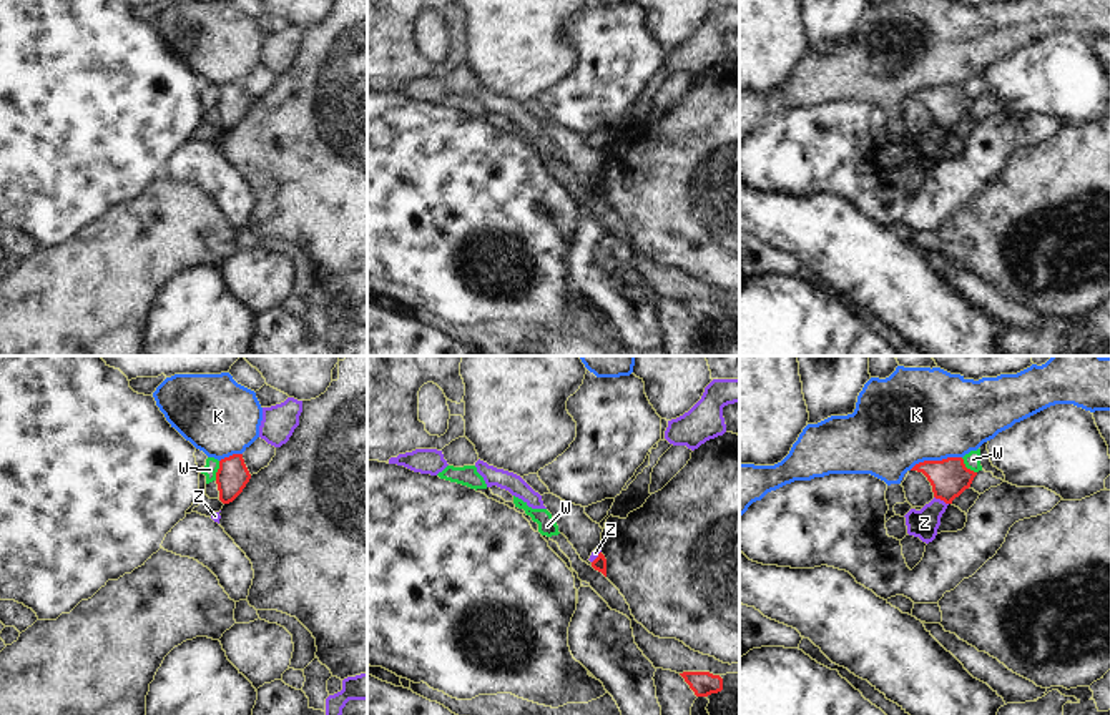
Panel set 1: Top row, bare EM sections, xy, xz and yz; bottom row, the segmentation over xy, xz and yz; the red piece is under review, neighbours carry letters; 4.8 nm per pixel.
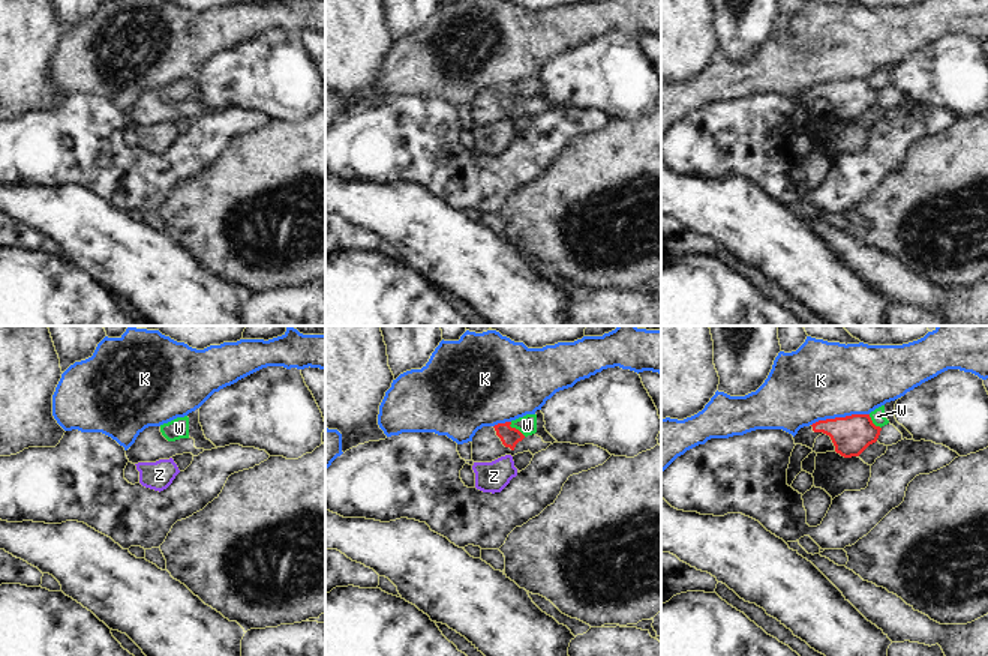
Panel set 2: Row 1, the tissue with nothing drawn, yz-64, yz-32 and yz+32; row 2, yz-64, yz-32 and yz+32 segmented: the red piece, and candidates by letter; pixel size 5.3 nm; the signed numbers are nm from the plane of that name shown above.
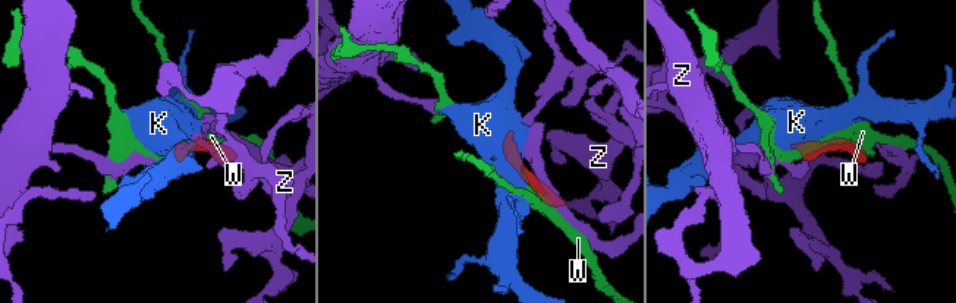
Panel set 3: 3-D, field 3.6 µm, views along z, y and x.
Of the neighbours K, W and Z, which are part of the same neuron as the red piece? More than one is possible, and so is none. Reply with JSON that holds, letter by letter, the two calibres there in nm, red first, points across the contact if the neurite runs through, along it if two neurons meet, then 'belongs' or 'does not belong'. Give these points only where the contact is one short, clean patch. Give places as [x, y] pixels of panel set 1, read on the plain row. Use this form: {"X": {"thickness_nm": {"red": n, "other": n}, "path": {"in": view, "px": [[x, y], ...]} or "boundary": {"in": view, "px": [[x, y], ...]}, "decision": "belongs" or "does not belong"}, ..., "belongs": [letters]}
{"K": {"thickness_nm": {"red": 190, "other": 440}, "boundary": {"in": "yz", "px": [[961, 83], [924, 87], [909, 97]]}, "decision": "does not belong"}, "W": {"thickness_nm": {"red": 190, "other": 80}, "decision": "does not belong"}, "Z": {"thickness_nm": {"red": 190, "other": 140}, "boundary": {"in": "yz", "px": [[934, 123], [947, 132]]}, "decision": "does not belong"}, "belongs": []}

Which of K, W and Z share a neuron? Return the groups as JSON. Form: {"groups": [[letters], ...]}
{"groups": [["K"], ["W"], ["Z"]]}

